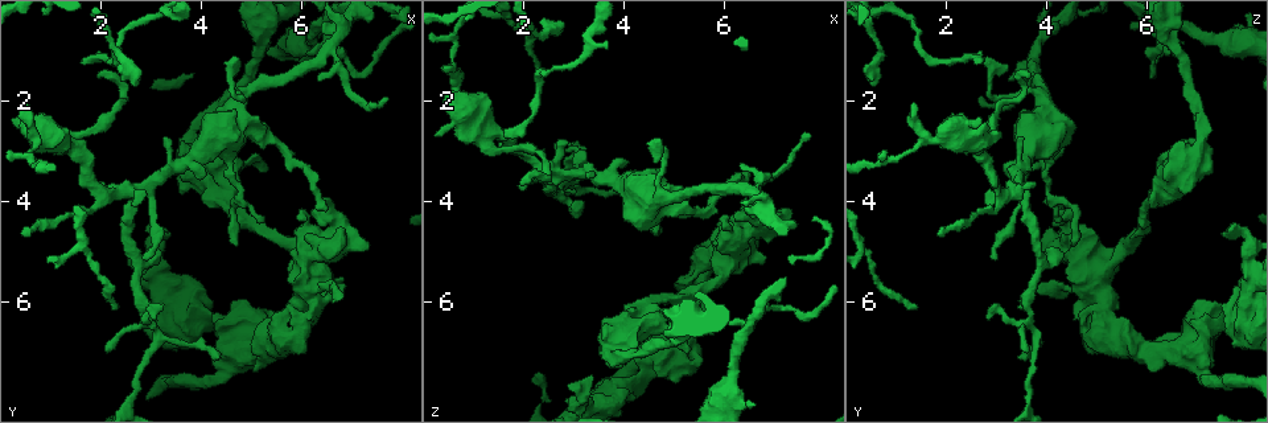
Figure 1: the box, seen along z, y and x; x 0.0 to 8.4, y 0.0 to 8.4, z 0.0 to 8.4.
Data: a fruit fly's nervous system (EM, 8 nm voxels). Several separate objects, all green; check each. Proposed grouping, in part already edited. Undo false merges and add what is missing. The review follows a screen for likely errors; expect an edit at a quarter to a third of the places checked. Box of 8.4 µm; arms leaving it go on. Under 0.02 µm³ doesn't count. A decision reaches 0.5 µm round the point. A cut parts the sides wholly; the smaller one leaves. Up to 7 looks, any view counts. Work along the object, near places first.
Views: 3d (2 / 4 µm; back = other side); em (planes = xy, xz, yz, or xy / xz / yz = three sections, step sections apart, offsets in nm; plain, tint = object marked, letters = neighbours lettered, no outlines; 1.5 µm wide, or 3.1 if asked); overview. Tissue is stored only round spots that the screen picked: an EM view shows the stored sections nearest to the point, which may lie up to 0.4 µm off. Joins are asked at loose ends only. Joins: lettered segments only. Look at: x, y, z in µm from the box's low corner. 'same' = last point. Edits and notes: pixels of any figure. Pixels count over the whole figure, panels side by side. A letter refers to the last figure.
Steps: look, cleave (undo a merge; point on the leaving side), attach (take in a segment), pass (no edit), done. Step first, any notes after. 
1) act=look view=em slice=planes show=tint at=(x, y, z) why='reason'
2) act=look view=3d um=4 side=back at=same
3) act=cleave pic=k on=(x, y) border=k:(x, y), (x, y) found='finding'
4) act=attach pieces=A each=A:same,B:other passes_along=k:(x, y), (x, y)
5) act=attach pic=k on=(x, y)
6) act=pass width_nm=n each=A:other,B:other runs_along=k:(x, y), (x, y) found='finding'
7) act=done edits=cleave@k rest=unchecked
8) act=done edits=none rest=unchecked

act=look view=3d um=4 at=(3.30, 2.65, 3.45)

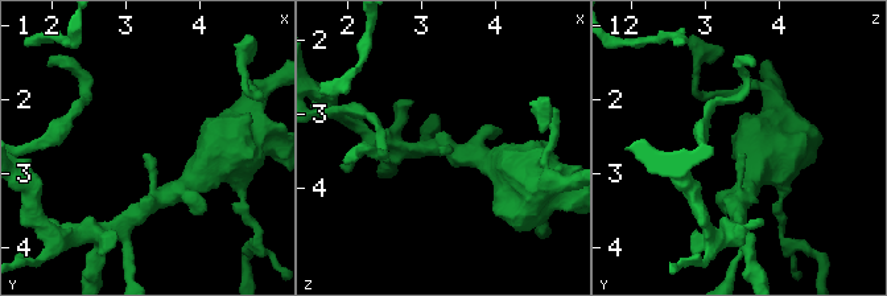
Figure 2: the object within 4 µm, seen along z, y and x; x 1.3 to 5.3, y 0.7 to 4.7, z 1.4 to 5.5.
act=look view=em slice=planes show=letters at=(3.25, 2.75, 3.45)

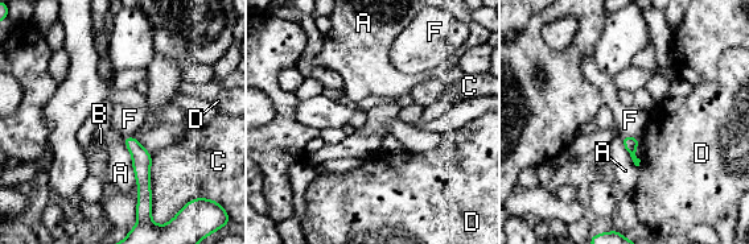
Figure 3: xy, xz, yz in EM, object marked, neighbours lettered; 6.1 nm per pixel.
act=pass each=A:other,B:other,C:other,D:other,F:other found='none of them fits'

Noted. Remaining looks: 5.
act=look view=em slice=planes show=letters at=(2.95, 4.55, 7.70) why='branch stops here'

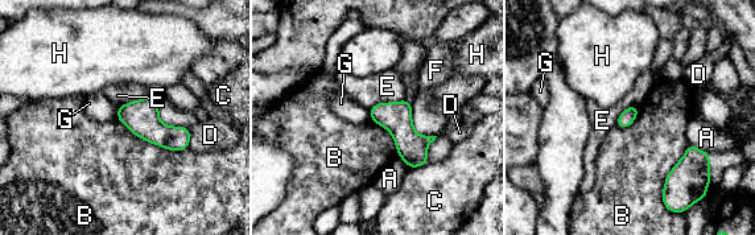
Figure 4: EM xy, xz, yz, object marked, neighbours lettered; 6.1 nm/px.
act=pass each=A:other,B:other,C:other,D:other,E:other,F:other,G:other,H:other border=4:(116, 119), (148, 141), (188, 148) found='none of them fits'

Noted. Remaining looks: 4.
act=look view=em slice=planes show=tint at=(6.15, 4.25, 4.30) why='closes a loop'

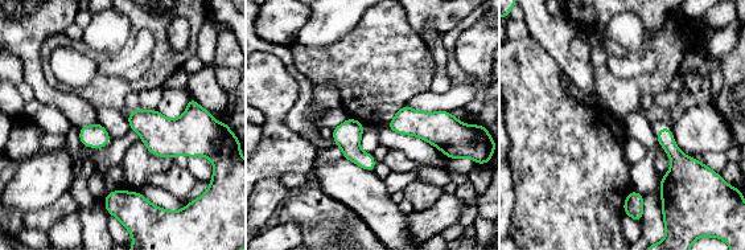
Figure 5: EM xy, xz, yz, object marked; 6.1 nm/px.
act=look view=em slice=planes show=letters at=same why='see the neighbours'

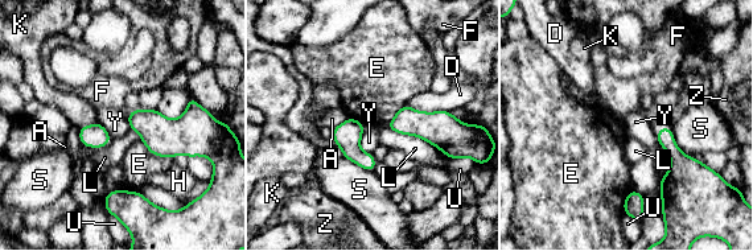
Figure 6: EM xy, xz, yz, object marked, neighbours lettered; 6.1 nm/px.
act=pass each=A:other,D:other,E:other,F:other,H:other,K:other,L:other,S:other,U:other,Y:other,Z:other runs_along=6:(665, 130), (677, 156), (665, 193) found='all the same neuron'

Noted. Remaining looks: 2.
act=done edits=none rest=unchecked

